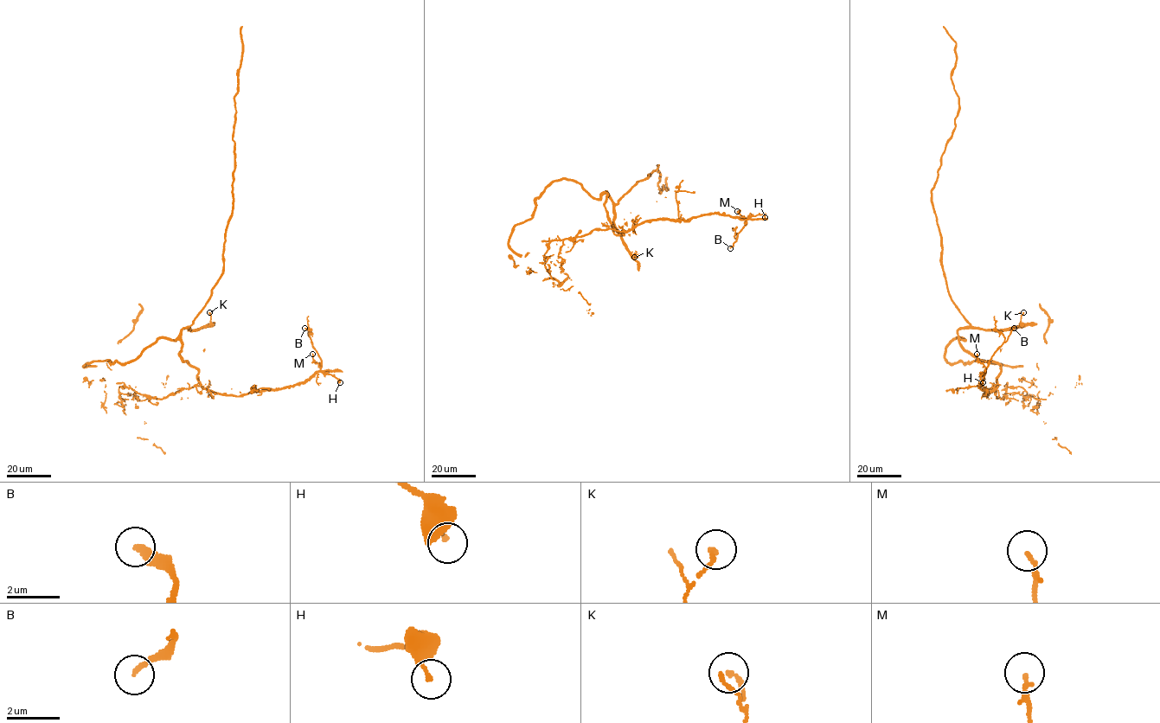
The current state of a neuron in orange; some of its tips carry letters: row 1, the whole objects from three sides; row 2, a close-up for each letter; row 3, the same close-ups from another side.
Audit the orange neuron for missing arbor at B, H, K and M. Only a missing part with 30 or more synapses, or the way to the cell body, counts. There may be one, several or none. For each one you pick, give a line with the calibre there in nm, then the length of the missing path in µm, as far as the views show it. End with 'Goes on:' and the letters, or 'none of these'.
B: Thickness 240 nm. Missing length about 35 µm
Goes on: B

